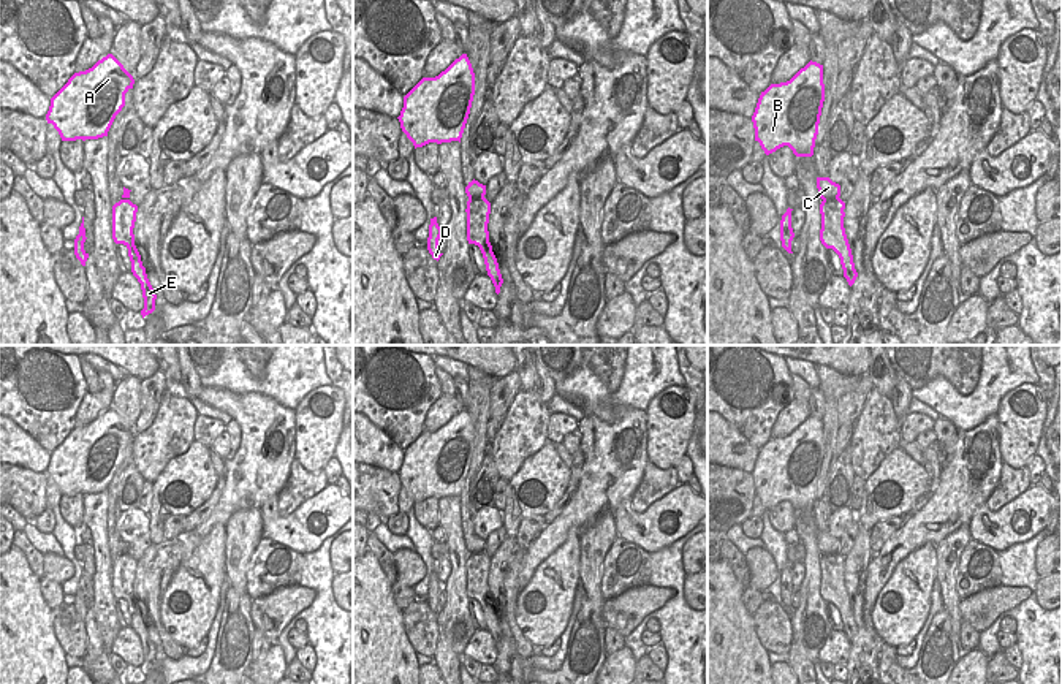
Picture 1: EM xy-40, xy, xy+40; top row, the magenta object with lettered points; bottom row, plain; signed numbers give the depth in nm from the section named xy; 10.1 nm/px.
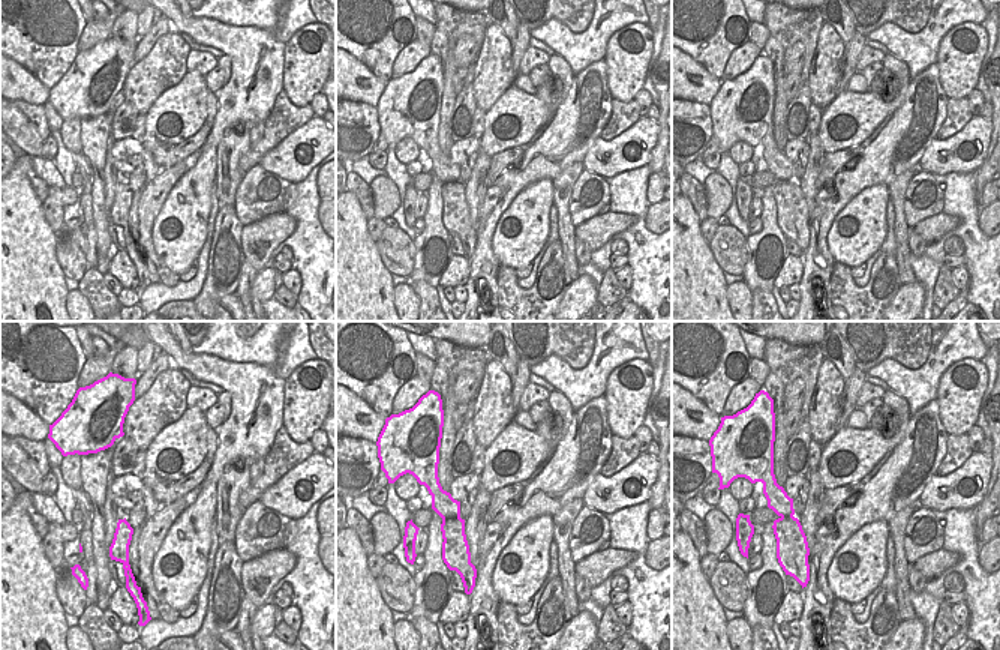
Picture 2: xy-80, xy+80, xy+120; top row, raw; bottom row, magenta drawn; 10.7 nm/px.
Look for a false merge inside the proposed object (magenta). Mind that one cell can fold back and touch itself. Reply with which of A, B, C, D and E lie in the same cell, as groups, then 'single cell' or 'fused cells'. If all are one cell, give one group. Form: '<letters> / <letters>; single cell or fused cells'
A B C D / E; fused cells

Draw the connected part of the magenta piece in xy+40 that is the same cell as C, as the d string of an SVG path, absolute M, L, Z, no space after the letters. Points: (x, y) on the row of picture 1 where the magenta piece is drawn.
M817 177L817 188L821 200L836 200L840 196L840 185L829 177Z

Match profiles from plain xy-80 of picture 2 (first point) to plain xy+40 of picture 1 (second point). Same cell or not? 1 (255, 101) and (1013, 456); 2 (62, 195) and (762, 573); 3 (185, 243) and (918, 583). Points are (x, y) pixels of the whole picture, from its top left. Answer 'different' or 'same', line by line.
1: different
2: same
3: same

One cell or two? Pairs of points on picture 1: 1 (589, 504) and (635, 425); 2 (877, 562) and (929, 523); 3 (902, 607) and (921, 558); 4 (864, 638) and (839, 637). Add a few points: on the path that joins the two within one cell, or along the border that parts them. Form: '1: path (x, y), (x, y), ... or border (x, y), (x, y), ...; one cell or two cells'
1: path (603, 485), (616, 469), (622, 444); one cell
2: path (887, 551), (915, 532); one cell
3: path (907, 594), (912, 578), (918, 570); one cell
4: border (850, 642), (850, 656), (844, 665); two cells

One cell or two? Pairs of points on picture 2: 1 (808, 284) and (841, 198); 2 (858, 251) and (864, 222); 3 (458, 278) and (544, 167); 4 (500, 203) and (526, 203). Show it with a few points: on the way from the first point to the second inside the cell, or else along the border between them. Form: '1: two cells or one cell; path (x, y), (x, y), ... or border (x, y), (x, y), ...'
1: one cell; path (817, 263), (820, 219)
2: one cell; path (858, 243), (859, 230)
3: two cells; border (468, 258), (470, 278), (464, 285)
4: two cells; border (537, 180), (516, 195), (500, 218), (494, 234)

